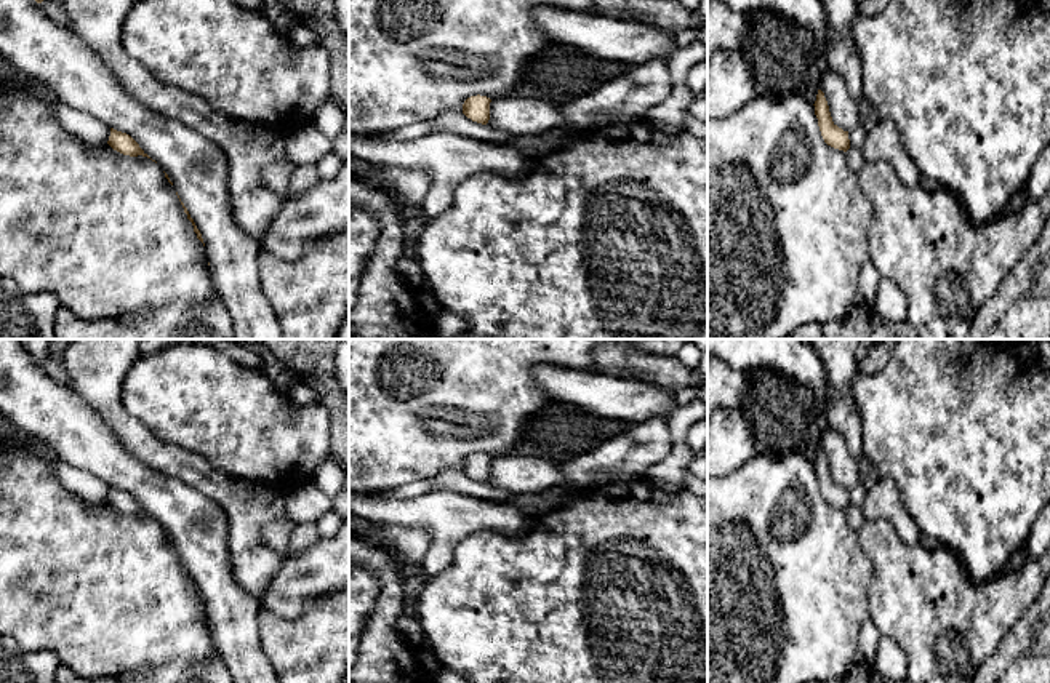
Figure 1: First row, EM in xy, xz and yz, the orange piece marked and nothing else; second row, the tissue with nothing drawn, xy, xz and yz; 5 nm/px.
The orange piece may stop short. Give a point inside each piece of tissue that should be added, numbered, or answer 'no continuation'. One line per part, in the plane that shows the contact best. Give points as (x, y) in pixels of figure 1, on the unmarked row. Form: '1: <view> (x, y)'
no continuation

